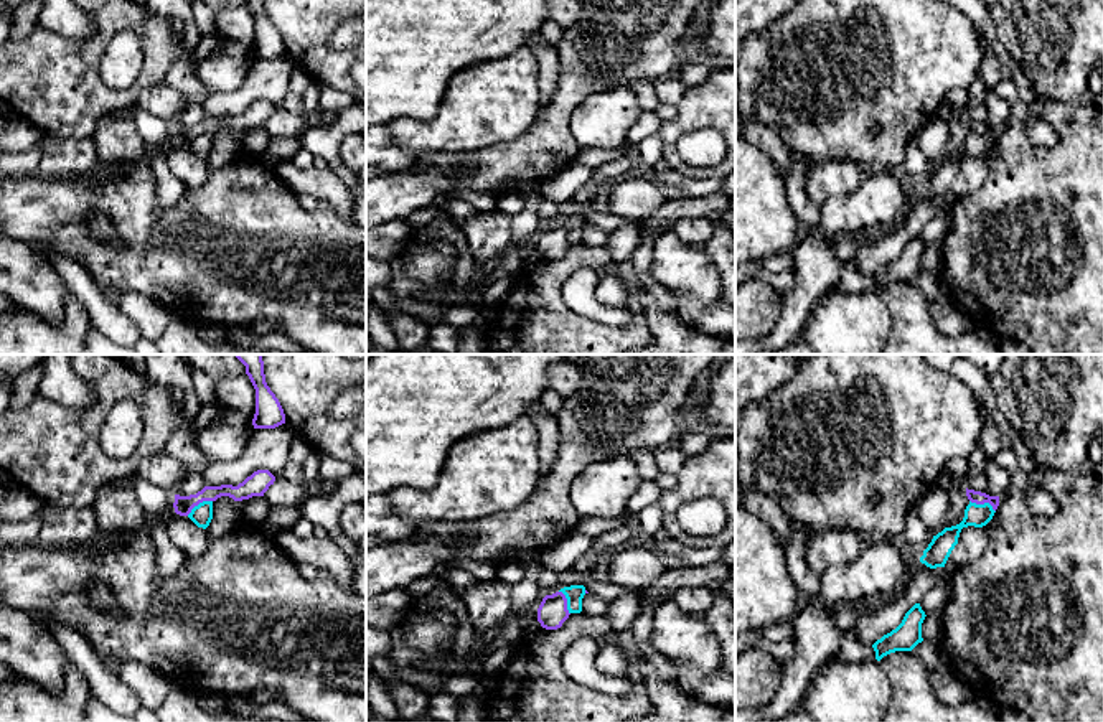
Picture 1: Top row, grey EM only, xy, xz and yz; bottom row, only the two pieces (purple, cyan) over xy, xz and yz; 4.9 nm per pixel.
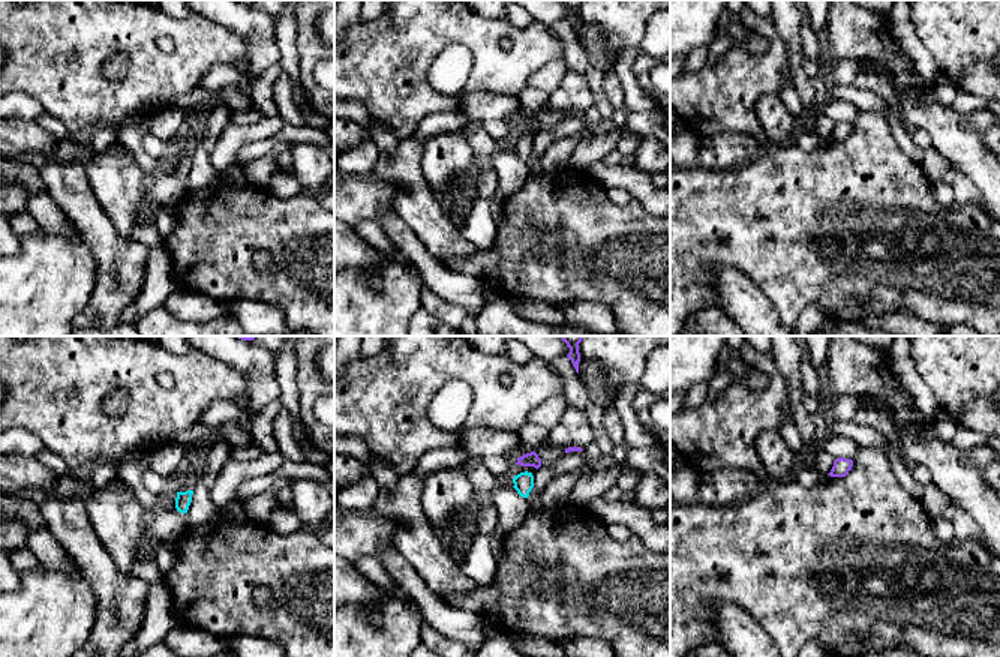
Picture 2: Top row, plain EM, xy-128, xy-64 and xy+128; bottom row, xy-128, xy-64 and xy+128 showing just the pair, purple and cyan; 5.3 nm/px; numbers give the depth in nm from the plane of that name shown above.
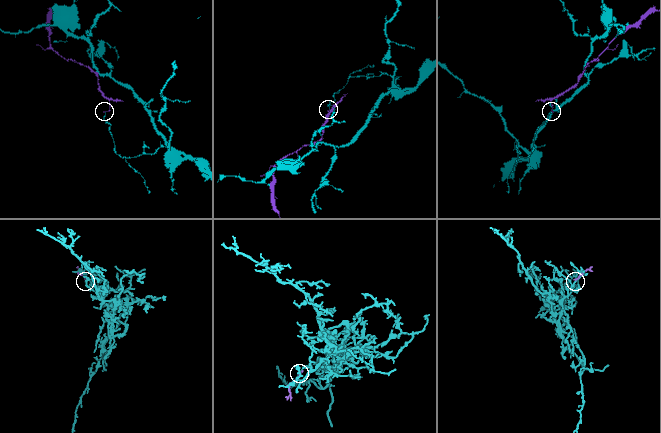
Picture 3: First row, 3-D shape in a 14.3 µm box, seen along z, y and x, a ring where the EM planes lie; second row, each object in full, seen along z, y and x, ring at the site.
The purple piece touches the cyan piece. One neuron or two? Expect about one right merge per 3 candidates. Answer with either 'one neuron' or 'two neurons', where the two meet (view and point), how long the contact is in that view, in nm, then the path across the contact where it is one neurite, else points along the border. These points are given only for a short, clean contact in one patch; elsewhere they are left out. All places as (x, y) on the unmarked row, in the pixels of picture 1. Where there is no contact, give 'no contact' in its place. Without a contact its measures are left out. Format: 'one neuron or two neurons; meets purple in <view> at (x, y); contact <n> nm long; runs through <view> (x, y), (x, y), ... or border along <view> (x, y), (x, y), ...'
two neurons; meets purple in yz at (983, 134); contact 140 nm long; border along yz (970, 131), (988, 134), (995, 142)

